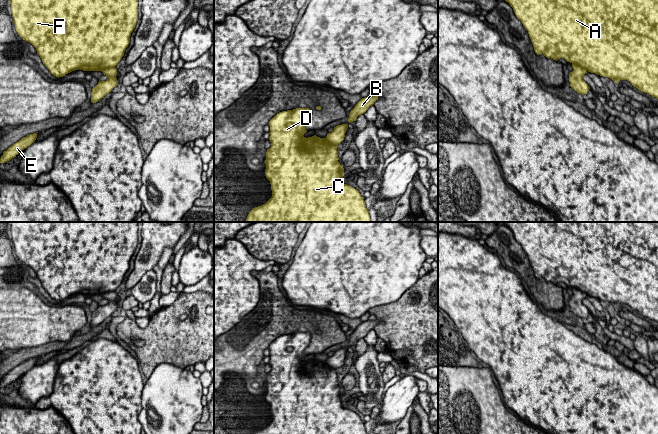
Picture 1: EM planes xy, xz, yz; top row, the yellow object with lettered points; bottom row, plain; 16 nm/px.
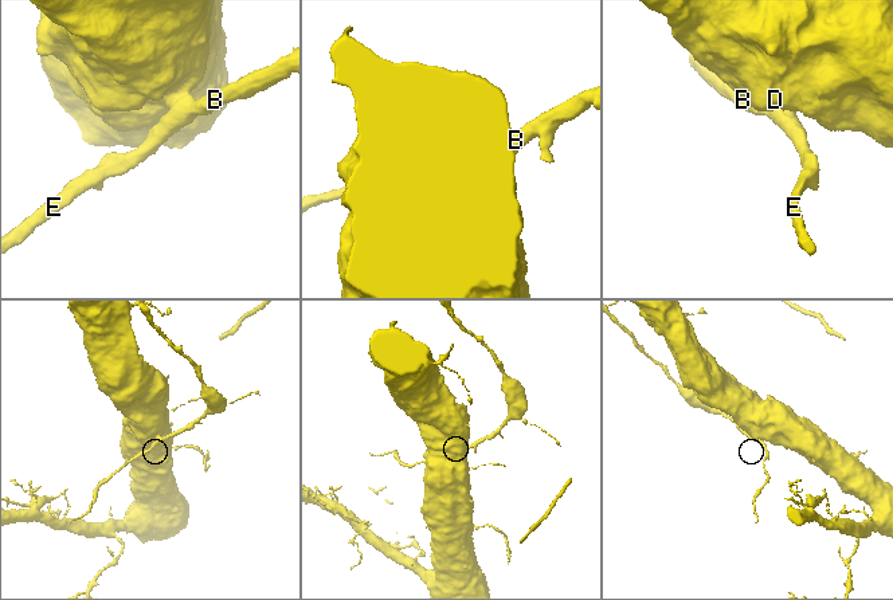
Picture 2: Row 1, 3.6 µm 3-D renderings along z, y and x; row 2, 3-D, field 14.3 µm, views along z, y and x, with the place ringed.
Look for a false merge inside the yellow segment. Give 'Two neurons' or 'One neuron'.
Two neurons

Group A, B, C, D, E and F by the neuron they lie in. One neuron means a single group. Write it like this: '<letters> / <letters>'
A C D F / B E

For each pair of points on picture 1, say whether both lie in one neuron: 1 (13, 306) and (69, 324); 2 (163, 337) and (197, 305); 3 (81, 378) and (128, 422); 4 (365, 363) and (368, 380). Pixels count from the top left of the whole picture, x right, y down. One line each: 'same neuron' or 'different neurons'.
1: same neuron
2: same neuron
3: same neuron
4: same neuron

